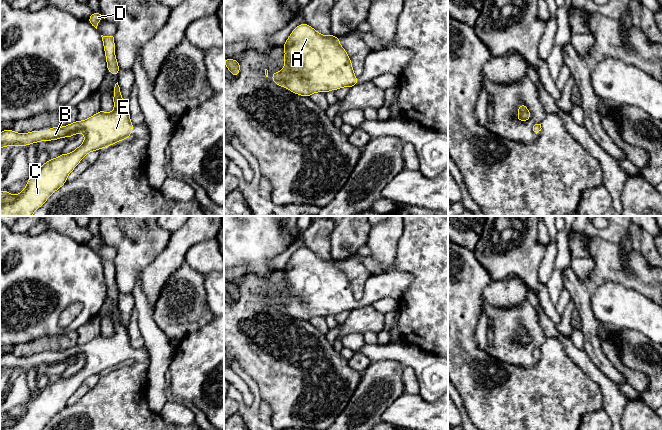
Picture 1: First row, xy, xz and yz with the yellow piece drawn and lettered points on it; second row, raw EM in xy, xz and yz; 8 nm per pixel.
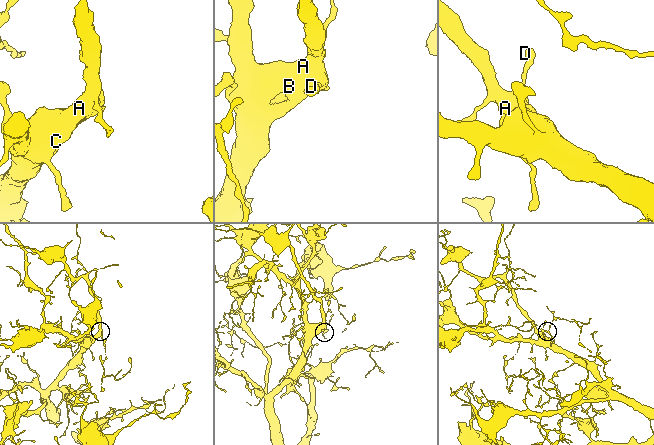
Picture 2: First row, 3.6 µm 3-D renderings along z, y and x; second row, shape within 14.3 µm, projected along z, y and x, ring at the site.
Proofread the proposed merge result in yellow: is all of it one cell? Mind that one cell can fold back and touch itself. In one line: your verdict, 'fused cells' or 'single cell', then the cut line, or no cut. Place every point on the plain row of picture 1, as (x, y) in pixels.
single cell; cut none

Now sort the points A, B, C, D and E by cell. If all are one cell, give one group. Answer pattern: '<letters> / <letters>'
A B C D E

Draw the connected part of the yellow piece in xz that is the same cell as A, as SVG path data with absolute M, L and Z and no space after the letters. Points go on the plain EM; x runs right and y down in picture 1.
M306 247L298 249L282 269L285 274L285 290L279 296L272 297L273 307L306 321L317 316L327 317L344 311L355 311L359 307L358 303L350 281L339 265L340 262L332 257L323 260Z

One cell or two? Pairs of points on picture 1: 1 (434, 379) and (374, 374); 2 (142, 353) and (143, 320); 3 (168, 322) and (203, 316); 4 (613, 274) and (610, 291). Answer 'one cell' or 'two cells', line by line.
1: two cells
2: two cells
3: one cell
4: two cells

